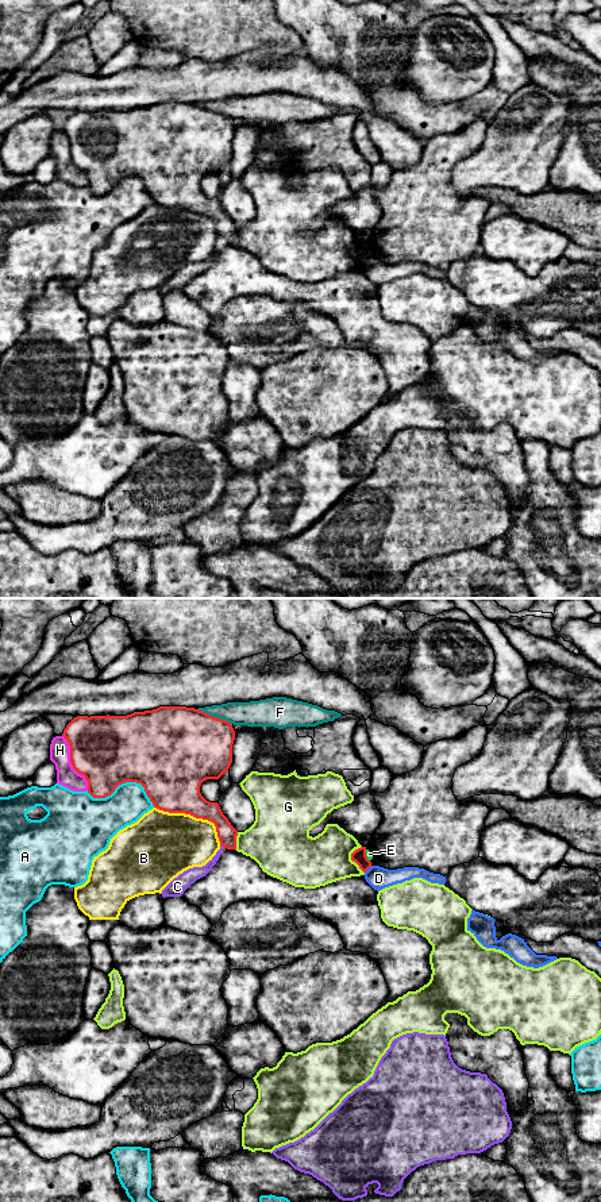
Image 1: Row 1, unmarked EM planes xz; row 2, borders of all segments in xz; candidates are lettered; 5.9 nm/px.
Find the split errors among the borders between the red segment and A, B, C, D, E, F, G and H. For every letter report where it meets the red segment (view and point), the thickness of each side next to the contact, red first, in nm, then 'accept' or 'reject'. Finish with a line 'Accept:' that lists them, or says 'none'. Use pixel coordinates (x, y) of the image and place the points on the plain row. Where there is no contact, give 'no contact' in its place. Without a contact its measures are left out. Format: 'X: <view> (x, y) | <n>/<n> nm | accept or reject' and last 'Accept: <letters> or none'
A: xz (124, 177) | 440/240 nm | reject
B: xz (195, 211) | 340/380 nm | reject
C: xz (223, 241) | 120/80 nm | reject
D: xz (368, 264) | 80/140 nm | reject
E: xz (365, 250) | 80/40 nm | reject
F: xz (215, 112) | 460/160 nm | reject
G: xz (351, 254) | 80/300 nm | reject
H: xz (70, 157) | 420/130 nm | reject
Accept: none

